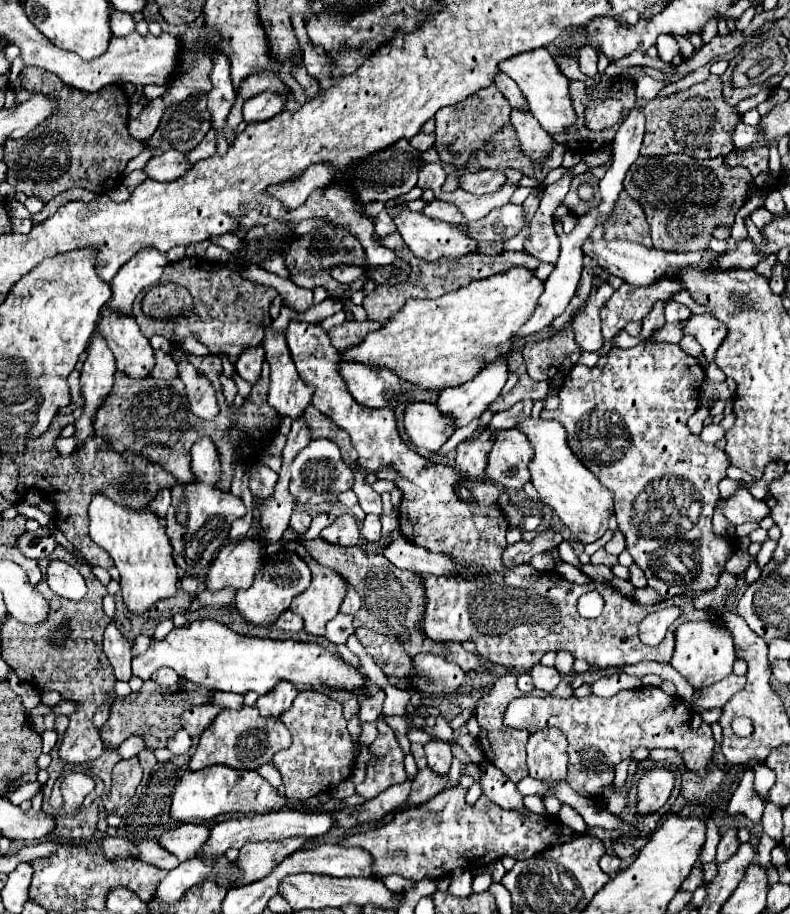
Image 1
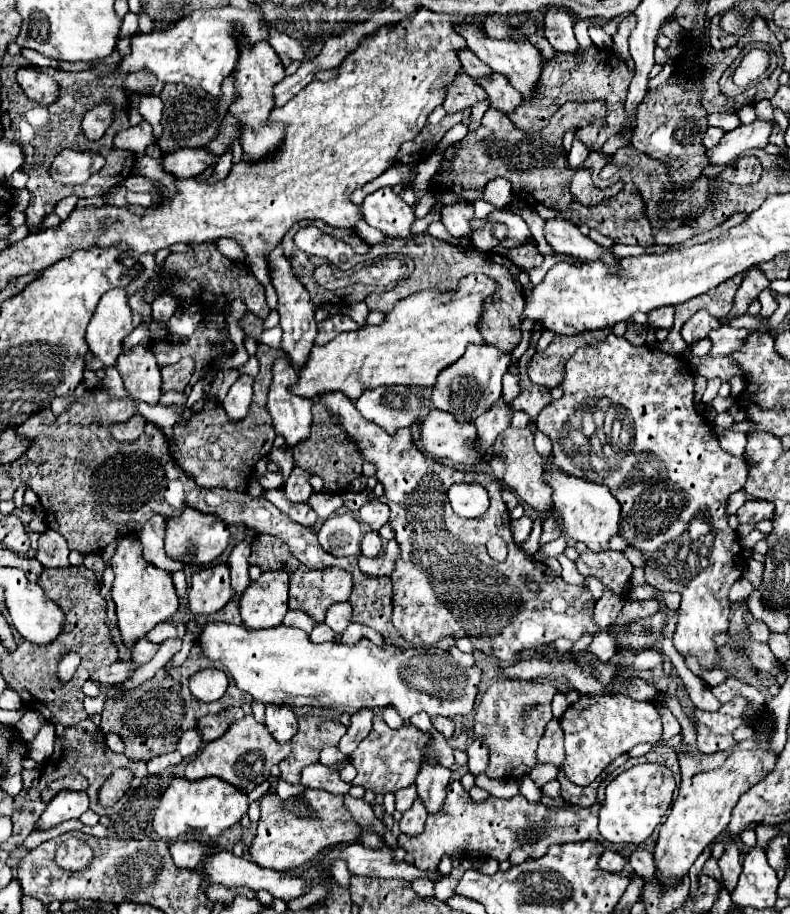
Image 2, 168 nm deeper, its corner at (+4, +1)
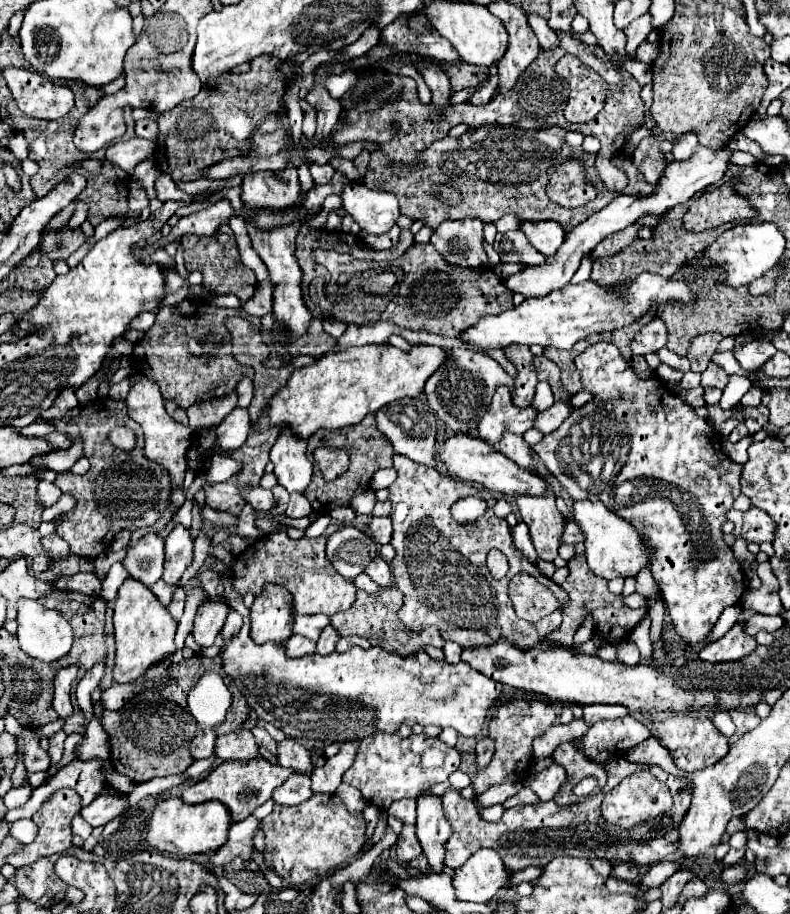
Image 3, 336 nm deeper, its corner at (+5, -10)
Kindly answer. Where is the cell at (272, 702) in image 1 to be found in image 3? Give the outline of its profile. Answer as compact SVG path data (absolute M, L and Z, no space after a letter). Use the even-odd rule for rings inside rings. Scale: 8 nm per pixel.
M287 737L285 741L279 743L279 755L277 757L279 757L281 767L291 767L295 773L311 775L311 771L313 771L311 753L291 737Z

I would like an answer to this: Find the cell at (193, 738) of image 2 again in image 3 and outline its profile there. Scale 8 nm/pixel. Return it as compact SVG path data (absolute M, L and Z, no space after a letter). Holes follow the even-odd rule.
M205 673L189 693L187 701L197 723L197 733L191 741L191 753L195 759L207 759L215 751L215 725L225 721L225 713L231 705L231 693L219 673Z

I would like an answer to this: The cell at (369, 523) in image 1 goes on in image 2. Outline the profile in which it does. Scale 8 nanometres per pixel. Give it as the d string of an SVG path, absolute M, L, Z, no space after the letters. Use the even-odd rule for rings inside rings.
M368 530L364 532L362 538L362 554L368 558L376 558L378 554L382 554L382 538L376 530Z

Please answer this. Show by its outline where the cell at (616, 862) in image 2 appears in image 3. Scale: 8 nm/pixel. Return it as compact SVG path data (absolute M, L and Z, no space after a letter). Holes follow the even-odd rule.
M621 863L621 865L613 867L613 875L623 879L623 881L633 883L633 881L639 879L639 867L635 863Z

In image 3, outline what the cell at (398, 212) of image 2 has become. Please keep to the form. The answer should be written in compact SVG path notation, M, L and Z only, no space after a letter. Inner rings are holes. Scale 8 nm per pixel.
M349 183L341 193L345 211L359 223L361 229L381 235L397 223L397 197L385 191L373 191L363 183Z

